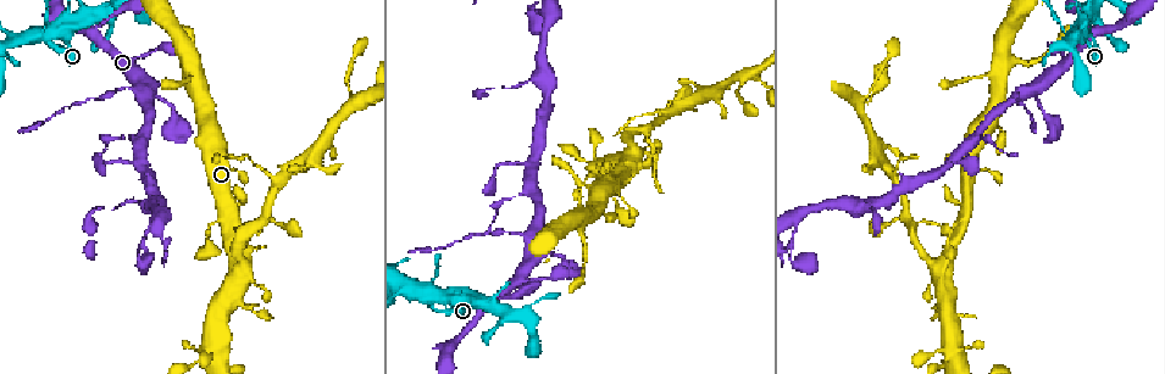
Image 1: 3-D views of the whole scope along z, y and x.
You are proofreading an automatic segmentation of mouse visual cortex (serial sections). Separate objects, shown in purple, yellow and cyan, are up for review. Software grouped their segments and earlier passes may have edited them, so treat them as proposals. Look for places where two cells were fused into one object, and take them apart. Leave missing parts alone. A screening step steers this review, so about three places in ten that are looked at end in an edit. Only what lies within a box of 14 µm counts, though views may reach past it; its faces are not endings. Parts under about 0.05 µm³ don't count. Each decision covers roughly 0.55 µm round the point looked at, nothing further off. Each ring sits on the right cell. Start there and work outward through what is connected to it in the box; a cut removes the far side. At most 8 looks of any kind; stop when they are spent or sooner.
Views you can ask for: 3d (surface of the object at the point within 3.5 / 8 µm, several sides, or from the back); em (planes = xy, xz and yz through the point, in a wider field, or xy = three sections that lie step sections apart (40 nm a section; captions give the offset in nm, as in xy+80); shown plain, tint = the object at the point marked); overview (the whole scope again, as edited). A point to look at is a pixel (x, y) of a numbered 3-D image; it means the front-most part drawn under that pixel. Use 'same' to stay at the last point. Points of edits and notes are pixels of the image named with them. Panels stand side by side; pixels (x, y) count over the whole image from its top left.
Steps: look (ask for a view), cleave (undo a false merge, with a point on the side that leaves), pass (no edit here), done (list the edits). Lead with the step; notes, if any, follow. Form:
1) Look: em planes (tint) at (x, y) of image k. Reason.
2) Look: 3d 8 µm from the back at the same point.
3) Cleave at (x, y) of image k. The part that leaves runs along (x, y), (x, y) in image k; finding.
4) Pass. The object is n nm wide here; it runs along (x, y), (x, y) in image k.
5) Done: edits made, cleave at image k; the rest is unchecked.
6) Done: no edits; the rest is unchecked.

Look: 3d 8 µm at (513, 234) of image 1. Thin neck.

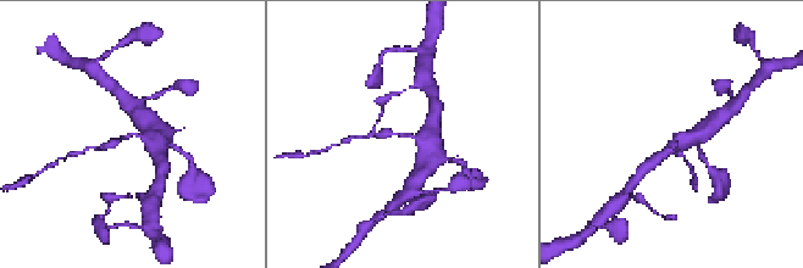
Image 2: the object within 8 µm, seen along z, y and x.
Look: em planes (tint) at (404, 136) of image 2. Shape alone is not enough.

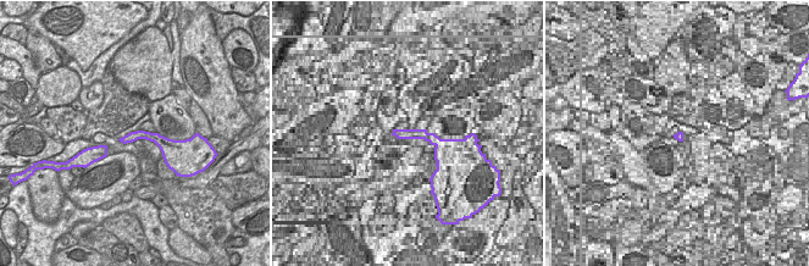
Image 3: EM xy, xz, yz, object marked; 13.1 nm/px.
Cleave at (104, 146) of image 2. The part that leaves runs along (122, 139), (77, 154) in image 2; two cells meet here.

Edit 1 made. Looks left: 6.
Look: overview.

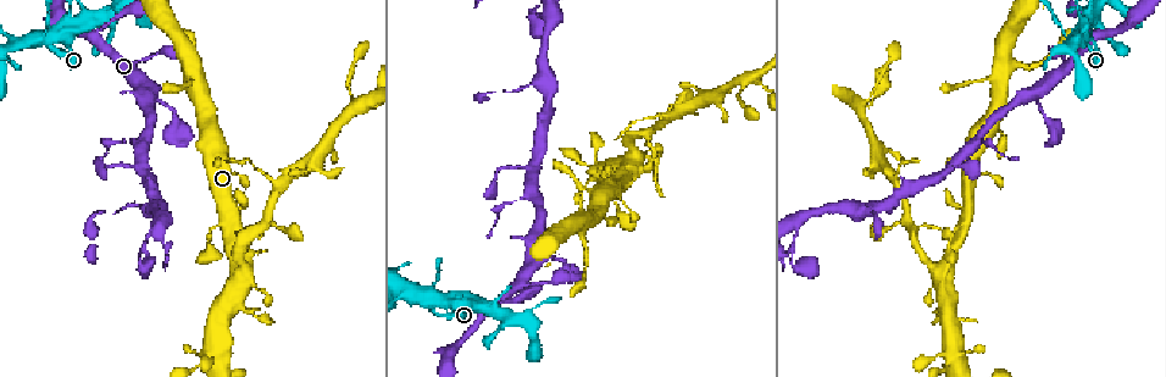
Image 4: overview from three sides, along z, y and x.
Look: 3d 3.5 µm at (648, 156) of image 4. Sharp bend.

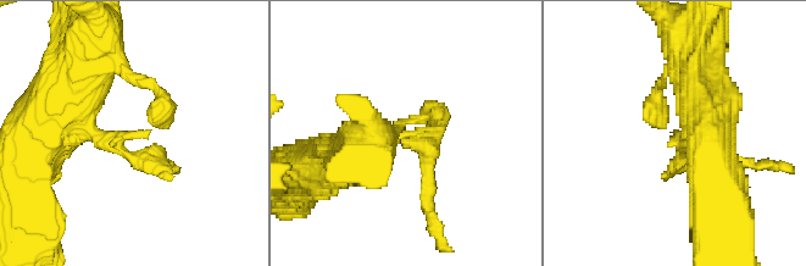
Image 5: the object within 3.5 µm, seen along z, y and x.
Look: em xy step 2 (tint) at (406, 138) of image 5.

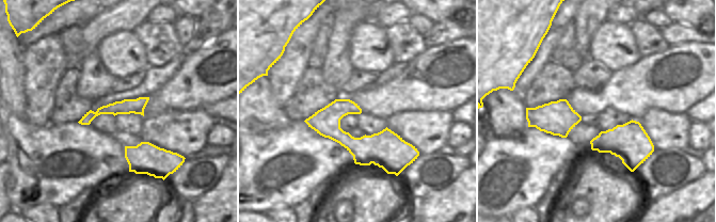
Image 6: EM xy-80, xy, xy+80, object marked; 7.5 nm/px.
Cleave at (167, 170) of image 5. The part that leaves runs along (128, 156), (155, 153), (166, 164) in image 5; a second cell is stuck on.

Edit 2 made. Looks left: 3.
Look: 3d 8 µm at (656, 127) of image 4. Looks like a crossing.

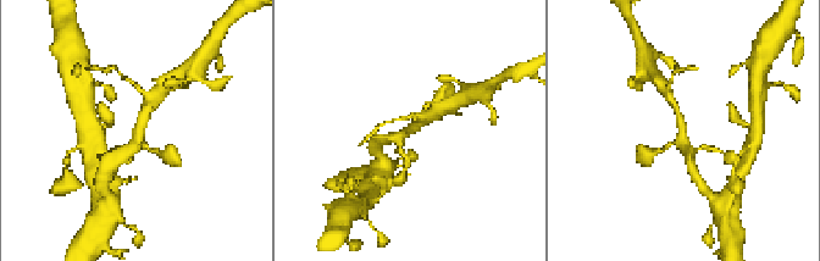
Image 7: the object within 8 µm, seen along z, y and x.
Look: 3d 3.5 µm at (411, 133) of image 7.

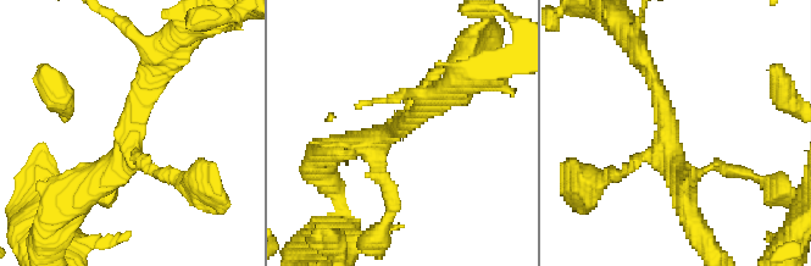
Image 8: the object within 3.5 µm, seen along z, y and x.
Look: em xy step 2 (tint) at (122, 149) of image 8. 4 arms meet here; the arms are 150, 150, 250, 300 nm wide; shape alone is not enough.

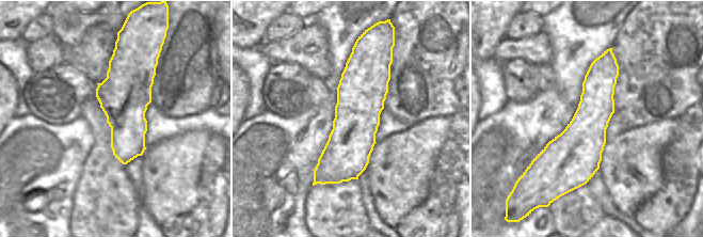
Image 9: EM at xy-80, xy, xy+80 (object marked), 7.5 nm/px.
Pass. The object is 360 nm wide here; it runs along (67, 208), (116, 164), (153, 77) in image 8; continuous, no second cell.

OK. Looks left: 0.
Done: edits made, cleave at image 2, cleave at image 5; the rest is unchecked.

